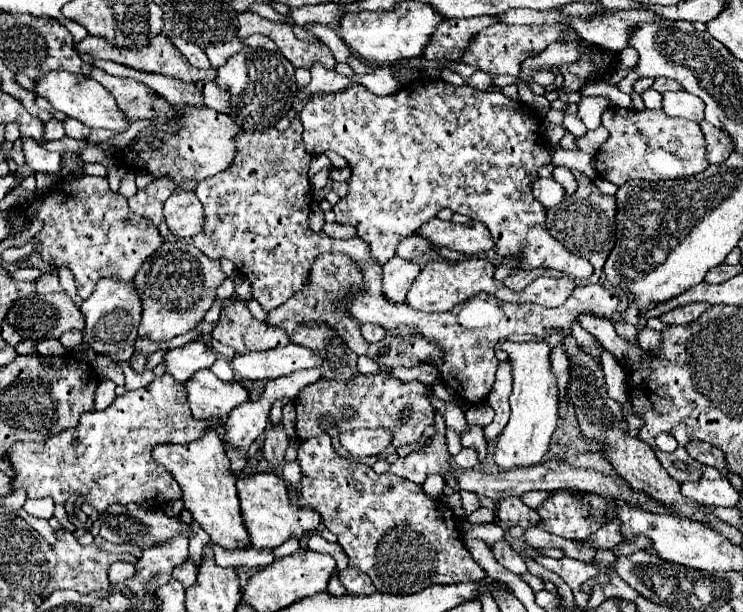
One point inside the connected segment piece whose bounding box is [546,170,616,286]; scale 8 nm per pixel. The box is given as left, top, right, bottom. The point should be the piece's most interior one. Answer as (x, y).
(584, 222)

